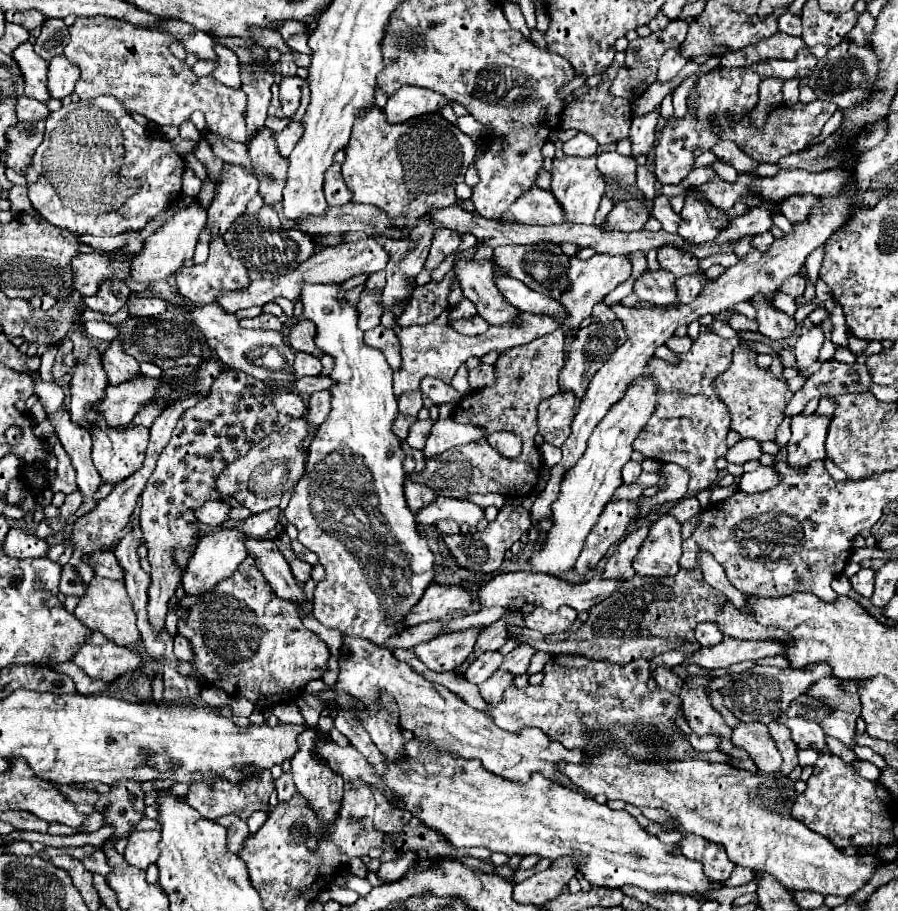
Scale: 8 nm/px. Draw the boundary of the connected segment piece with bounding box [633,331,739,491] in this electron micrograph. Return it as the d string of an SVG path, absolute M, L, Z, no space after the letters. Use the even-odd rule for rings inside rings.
M699 333L691 349L677 355L677 363L651 357L645 373L651 375L659 393L651 419L637 435L633 449L661 463L675 463L689 471L689 491L709 489L717 479L715 461L725 455L725 437L731 429L731 415L719 395L713 391L717 375L725 373L739 339L723 339L715 333Z

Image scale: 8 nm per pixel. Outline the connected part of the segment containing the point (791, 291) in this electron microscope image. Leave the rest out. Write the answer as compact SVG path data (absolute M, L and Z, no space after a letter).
M793 275L791 279L785 279L785 281L783 281L783 285L781 285L777 291L781 291L781 293L787 293L787 295L791 295L791 297L799 299L799 297L803 295L805 287L807 287L805 279L803 279L801 275Z

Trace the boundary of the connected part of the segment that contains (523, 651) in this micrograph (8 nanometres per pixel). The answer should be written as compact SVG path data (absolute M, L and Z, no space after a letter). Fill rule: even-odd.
M525 643L525 645L513 649L509 655L505 655L505 659L499 665L499 669L501 671L509 671L511 675L523 675L527 671L529 661L531 661L533 655L535 655L535 649Z

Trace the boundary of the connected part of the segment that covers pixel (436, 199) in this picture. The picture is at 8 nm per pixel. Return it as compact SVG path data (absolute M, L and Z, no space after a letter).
M371 107L353 125L351 139L345 147L347 157L341 163L341 169L347 187L353 191L355 203L375 205L387 211L387 215L407 215L407 219L411 219L411 225L415 225L415 219L419 215L425 215L431 209L453 205L453 199L457 199L455 185L463 181L465 171L475 157L475 151L477 143L461 133L455 125L445 121L441 115L431 115L431 119L419 119L419 123L393 125L387 121L383 109Z

